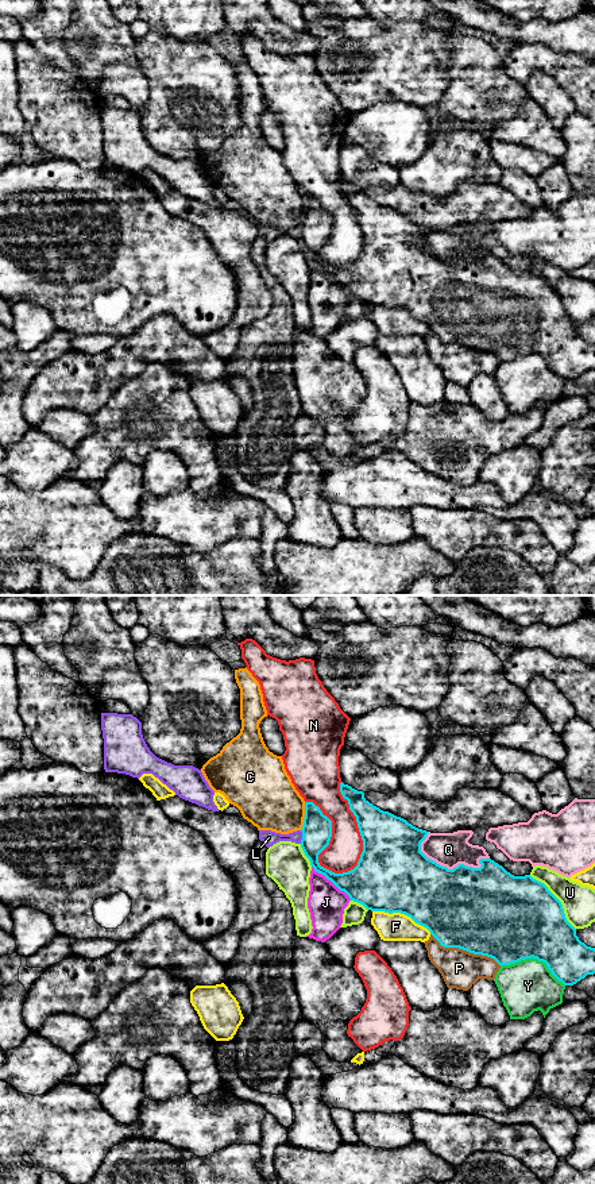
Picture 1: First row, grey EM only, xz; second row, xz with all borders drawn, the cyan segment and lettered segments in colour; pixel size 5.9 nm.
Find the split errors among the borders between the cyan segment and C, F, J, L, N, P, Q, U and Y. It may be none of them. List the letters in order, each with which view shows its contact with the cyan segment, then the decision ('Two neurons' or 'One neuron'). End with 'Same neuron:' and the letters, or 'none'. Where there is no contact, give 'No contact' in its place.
C: Touches cyan in xz. Two neurons
F: Touches cyan in xz. Two neurons
J: Touches cyan in xz. Two neurons
L: Touches cyan in xz. Two neurons
N: Touches cyan in xz. Two neurons
P: Touches cyan in xz. Two neurons
Q: Touches cyan in xz. Two neurons
U: Touches cyan in xz. Two neurons
Y: Touches cyan in xz. Two neurons
Same neuron: none

